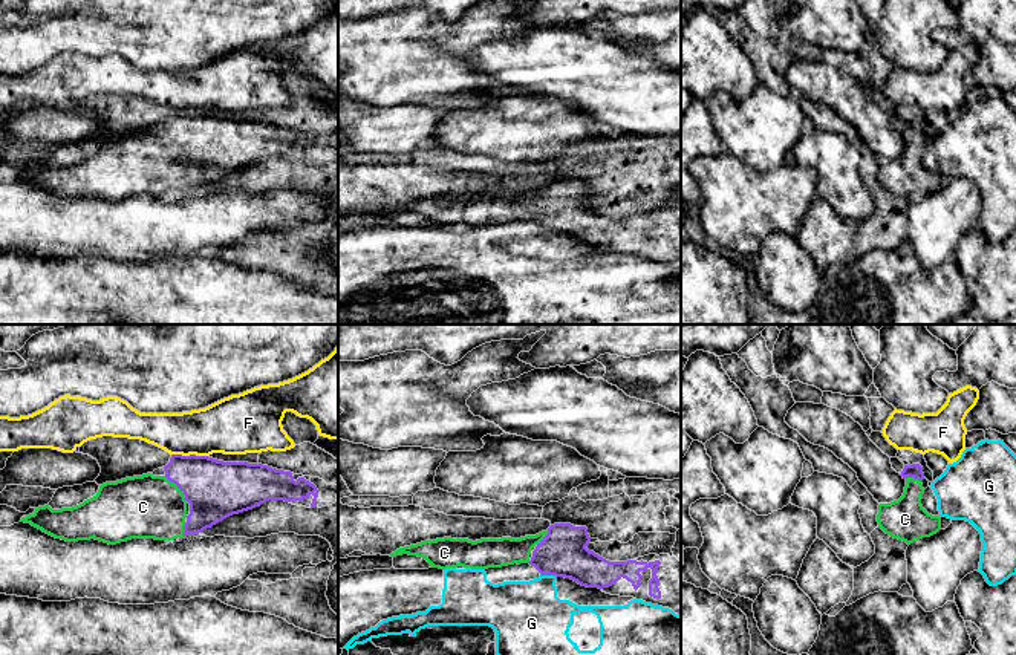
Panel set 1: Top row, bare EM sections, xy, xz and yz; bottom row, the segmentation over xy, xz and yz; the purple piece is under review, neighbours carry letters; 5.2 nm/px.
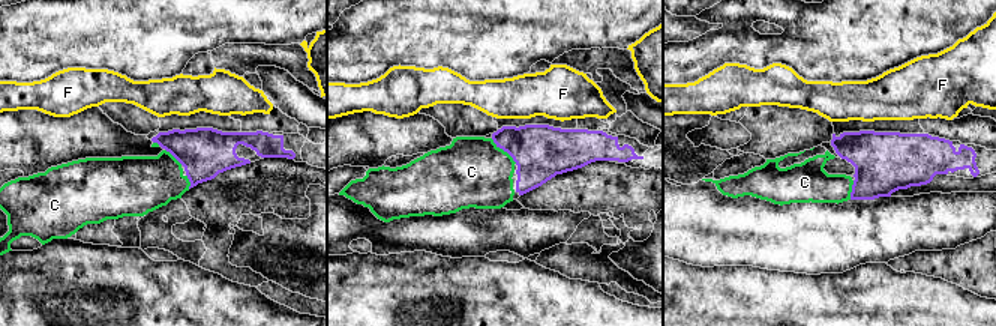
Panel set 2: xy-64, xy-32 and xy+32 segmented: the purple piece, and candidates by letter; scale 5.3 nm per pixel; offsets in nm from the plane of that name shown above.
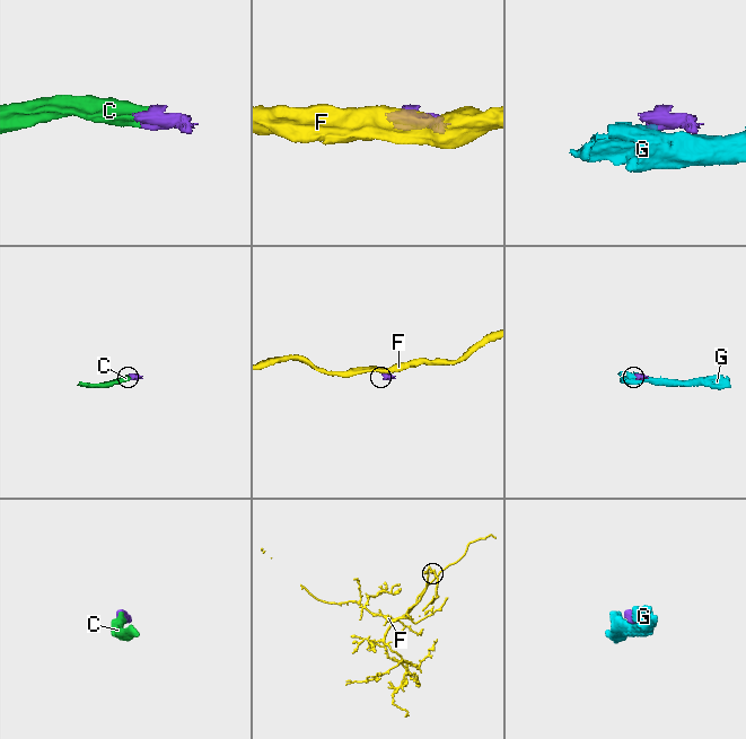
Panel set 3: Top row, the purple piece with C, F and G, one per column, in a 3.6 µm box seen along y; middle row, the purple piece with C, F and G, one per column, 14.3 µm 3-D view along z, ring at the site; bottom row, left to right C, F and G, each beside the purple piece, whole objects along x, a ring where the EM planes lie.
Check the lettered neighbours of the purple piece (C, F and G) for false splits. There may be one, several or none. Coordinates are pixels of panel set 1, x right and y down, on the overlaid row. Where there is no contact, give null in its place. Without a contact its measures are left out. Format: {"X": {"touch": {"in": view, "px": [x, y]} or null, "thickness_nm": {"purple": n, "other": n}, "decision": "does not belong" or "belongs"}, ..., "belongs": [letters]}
{"C": {"touch": {"in": "xy", "px": [178, 487]}, "thickness_nm": {"purple": 300, "other": 340}, "decision": "belongs"}, "F": {"touch": {"in": "xy", "px": [190, 455]}, "thickness_nm": {"purple": 300, "other": 280}, "decision": "does not belong"}, "G": {"touch": {"in": "xz", "px": [548, 574]}, "thickness_nm": {"purple": 240, "other": 380}, "decision": "does not belong"}, "belongs": ["C"]}

